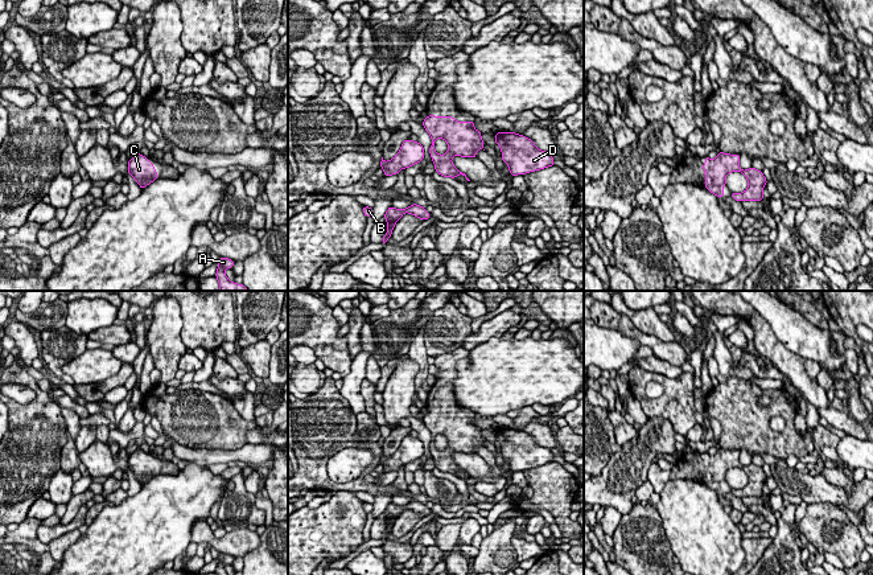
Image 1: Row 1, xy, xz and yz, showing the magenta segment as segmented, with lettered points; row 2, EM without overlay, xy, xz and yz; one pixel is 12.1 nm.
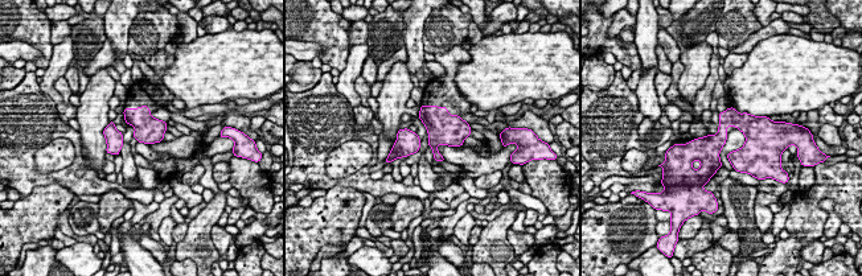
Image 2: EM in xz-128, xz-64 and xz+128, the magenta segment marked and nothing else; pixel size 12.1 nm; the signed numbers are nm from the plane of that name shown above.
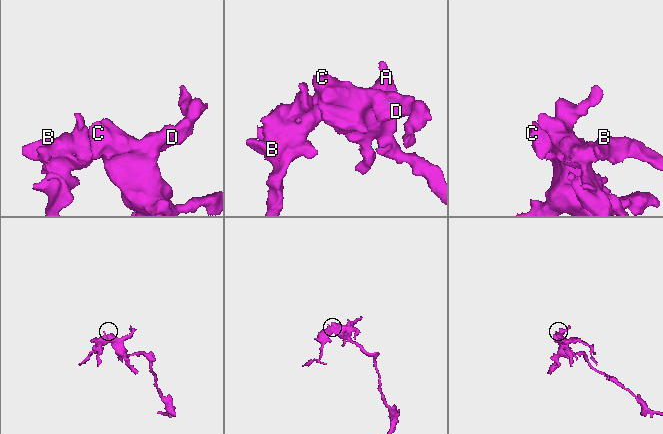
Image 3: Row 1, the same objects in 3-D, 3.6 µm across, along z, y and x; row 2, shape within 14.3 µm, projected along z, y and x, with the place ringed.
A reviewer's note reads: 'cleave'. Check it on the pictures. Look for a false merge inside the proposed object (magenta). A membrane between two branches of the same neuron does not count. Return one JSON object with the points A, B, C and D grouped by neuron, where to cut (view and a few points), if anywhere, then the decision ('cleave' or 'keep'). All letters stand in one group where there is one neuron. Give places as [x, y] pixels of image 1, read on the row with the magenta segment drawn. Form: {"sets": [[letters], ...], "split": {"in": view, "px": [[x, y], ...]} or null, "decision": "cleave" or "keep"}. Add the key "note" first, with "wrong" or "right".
{"note": "wrong", "sets": [["A", "B", "C", "D"]], "split": null, "decision": "keep"}

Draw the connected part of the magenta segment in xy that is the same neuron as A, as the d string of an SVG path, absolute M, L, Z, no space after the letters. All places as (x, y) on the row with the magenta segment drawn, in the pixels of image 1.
M219 258L219 266L217 268L215 278L219 282L221 291L248 291L243 284L236 284L227 279L225 270L232 268L234 260L228 258Z

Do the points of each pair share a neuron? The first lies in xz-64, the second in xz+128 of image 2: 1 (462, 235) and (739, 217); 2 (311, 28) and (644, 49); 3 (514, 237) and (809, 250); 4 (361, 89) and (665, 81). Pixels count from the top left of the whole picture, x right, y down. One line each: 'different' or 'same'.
1: different
2: different
3: same
4: same

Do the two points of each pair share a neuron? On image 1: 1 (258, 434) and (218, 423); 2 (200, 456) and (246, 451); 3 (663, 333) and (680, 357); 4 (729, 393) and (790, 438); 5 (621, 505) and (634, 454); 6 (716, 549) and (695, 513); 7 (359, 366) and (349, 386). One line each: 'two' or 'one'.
1: two
2: one
3: two
4: one
5: one
6: one
7: one

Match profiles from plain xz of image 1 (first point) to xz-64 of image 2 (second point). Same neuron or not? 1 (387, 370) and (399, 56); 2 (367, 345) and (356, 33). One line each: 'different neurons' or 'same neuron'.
1: same neuron
2: same neuron

